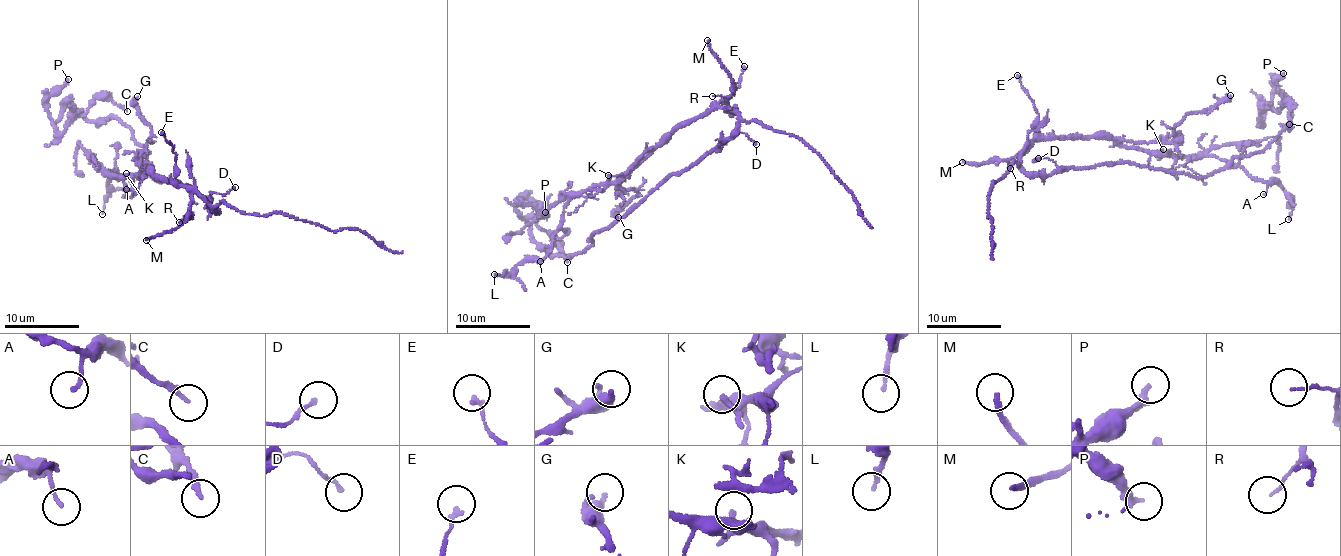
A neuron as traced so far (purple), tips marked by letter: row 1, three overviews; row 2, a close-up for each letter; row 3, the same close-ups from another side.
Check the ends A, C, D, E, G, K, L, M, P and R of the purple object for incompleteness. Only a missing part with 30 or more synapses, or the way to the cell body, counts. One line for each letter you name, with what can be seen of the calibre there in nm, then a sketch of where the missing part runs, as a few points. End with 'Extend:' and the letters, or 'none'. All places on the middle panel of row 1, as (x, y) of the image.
Extend: none

